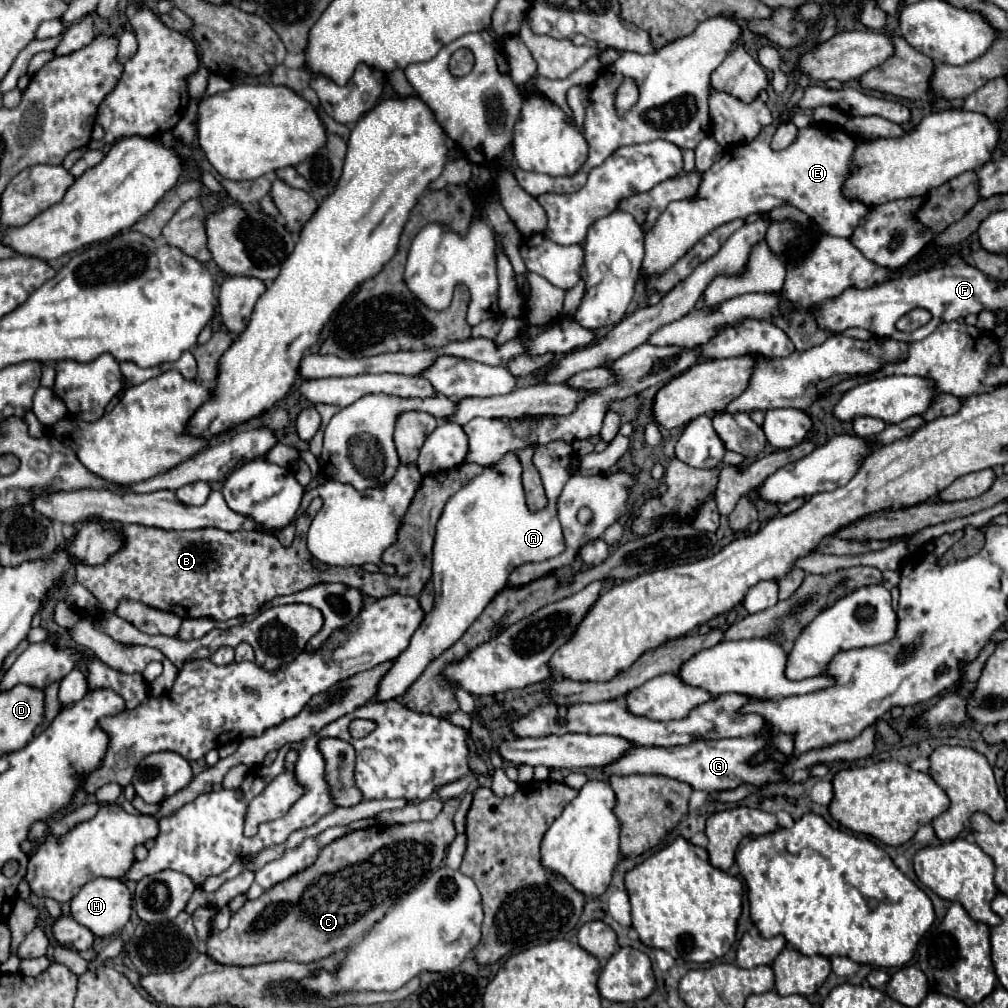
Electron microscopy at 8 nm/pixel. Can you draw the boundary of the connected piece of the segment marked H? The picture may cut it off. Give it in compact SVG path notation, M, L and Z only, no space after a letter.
M97 877L71 899L71 917L87 927L95 937L109 937L119 933L131 915L131 893L127 885L121 879L109 879L109 877Z

